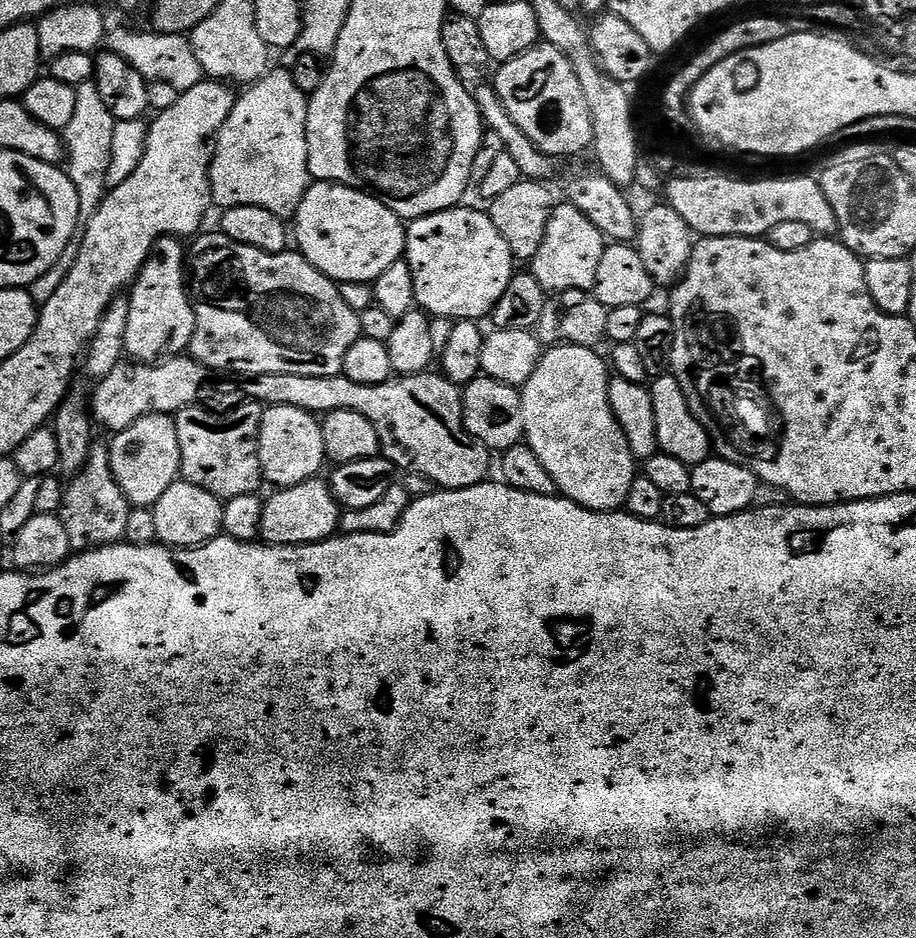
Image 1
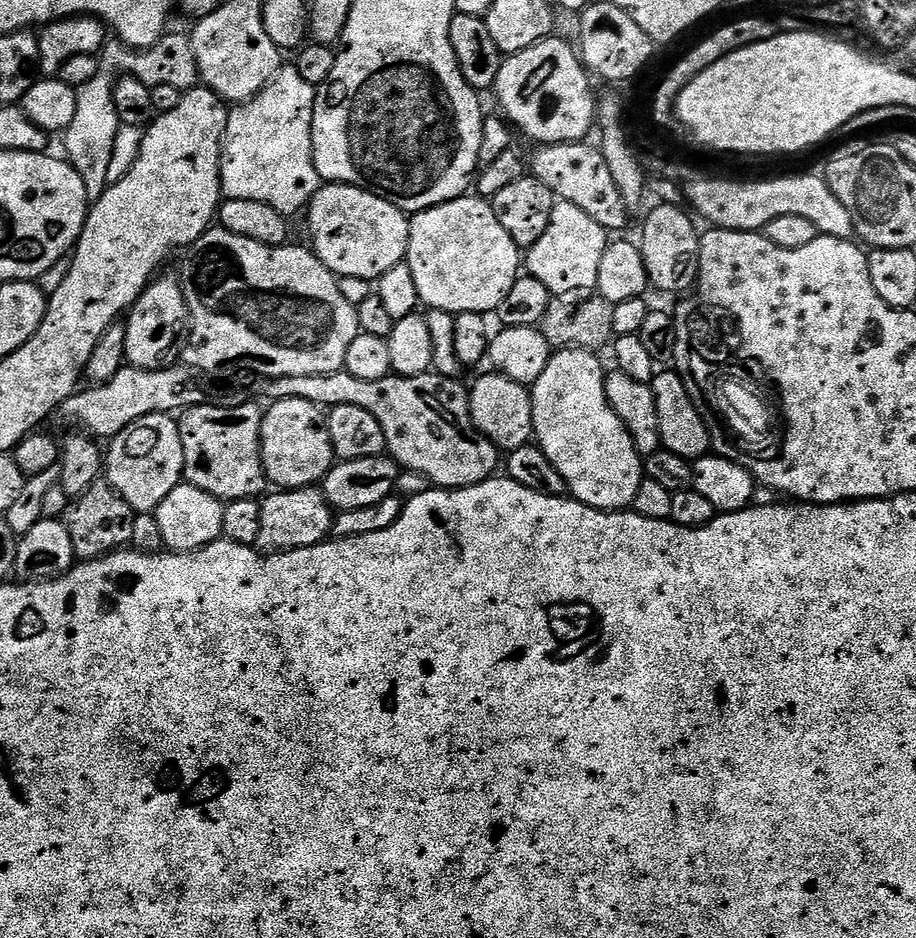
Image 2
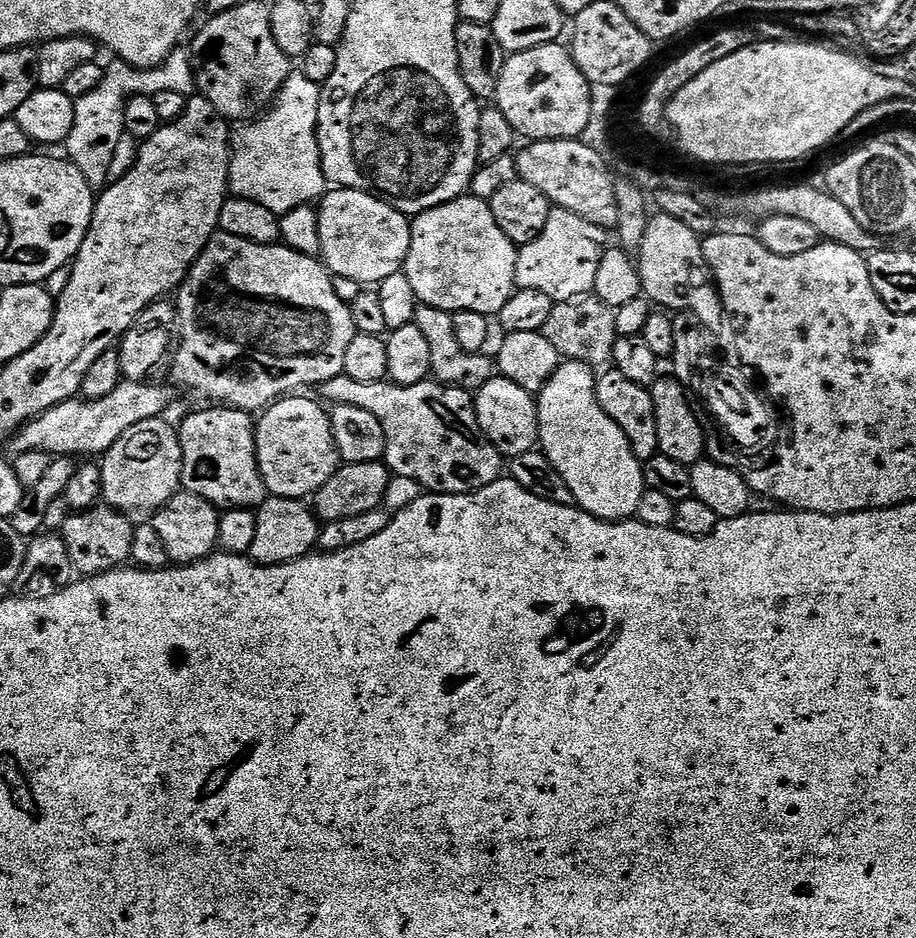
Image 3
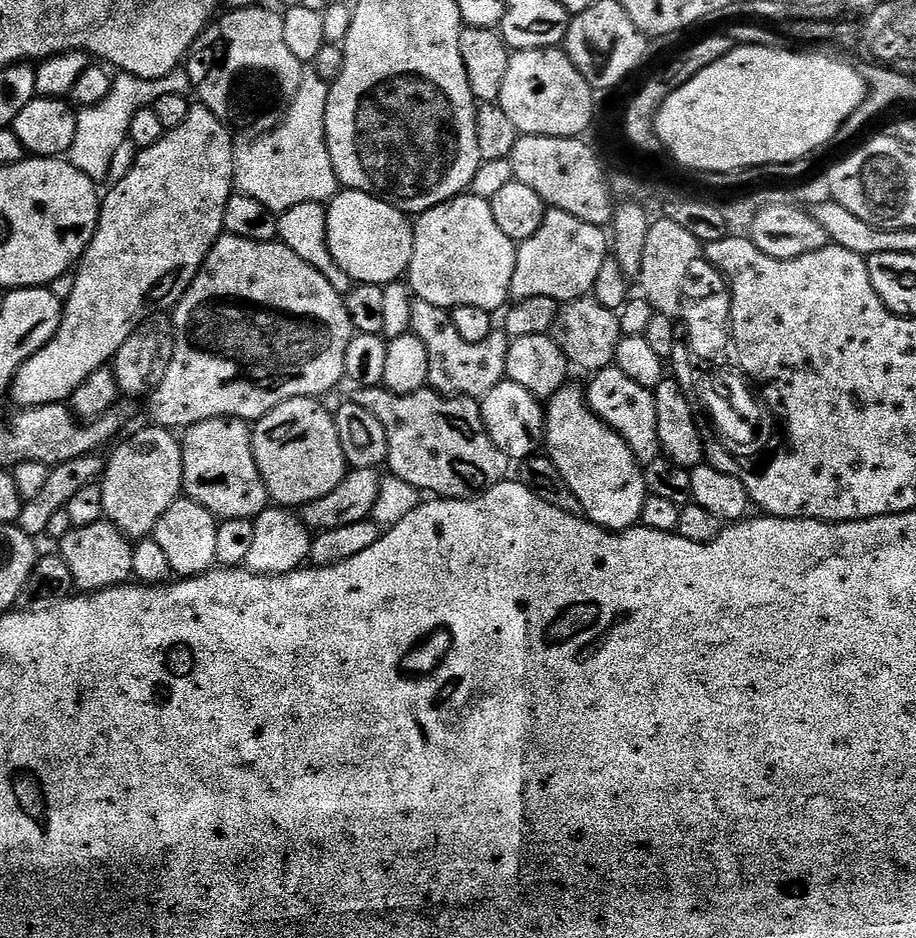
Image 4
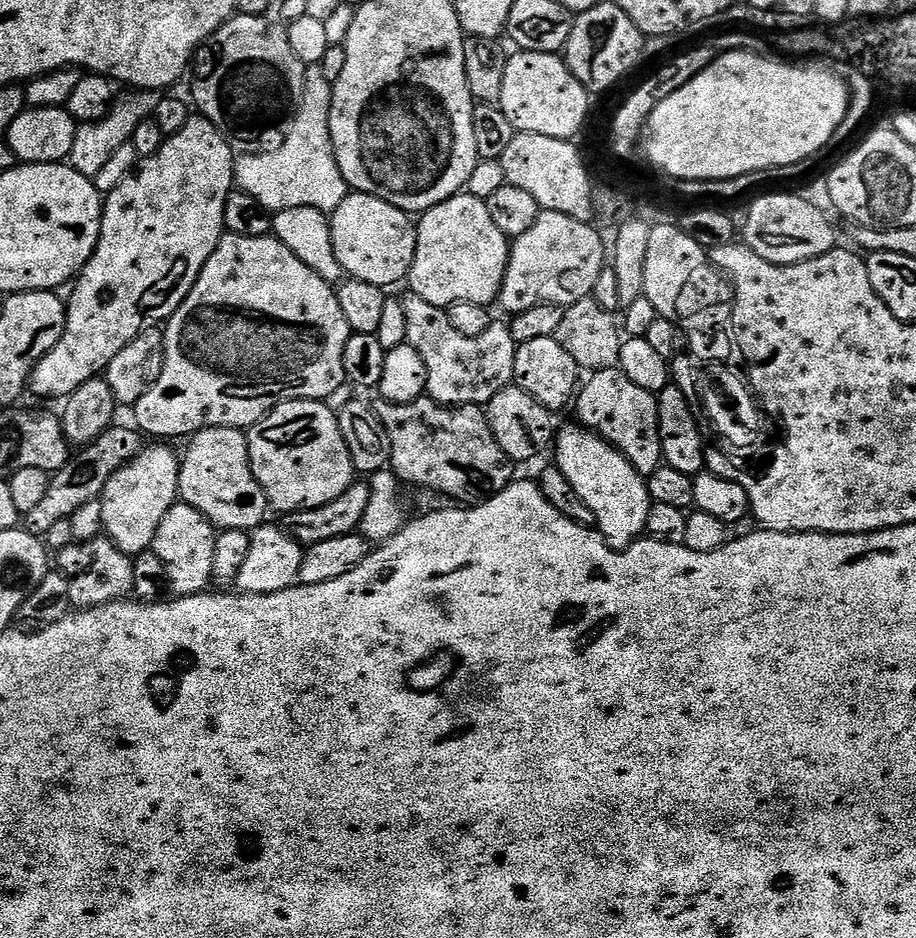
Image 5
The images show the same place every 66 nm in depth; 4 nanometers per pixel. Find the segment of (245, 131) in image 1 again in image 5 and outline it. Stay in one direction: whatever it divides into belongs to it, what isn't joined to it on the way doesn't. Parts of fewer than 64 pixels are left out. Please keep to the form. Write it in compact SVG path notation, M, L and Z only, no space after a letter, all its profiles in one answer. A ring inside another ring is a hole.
M324 102L319 108L316 104L301 103L295 116L292 117L284 133L284 142L276 148L257 151L255 154L244 154L235 161L234 180L239 191L258 198L258 202L269 214L284 210L293 210L296 206L313 207L331 214L336 207L350 194L348 183L342 178L342 170L338 170L338 162L334 154L334 146L330 138L330 103Z

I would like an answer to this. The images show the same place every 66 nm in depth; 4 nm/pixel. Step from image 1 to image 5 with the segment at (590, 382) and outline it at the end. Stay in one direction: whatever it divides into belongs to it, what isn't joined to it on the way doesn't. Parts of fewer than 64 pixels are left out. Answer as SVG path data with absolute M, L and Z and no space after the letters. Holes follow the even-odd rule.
M571 422L554 436L556 448L555 467L566 474L566 482L574 486L574 491L596 519L595 527L601 536L613 546L624 546L643 537L648 527L648 514L654 503L648 493L648 482L645 477L614 445L603 440L597 432Z

